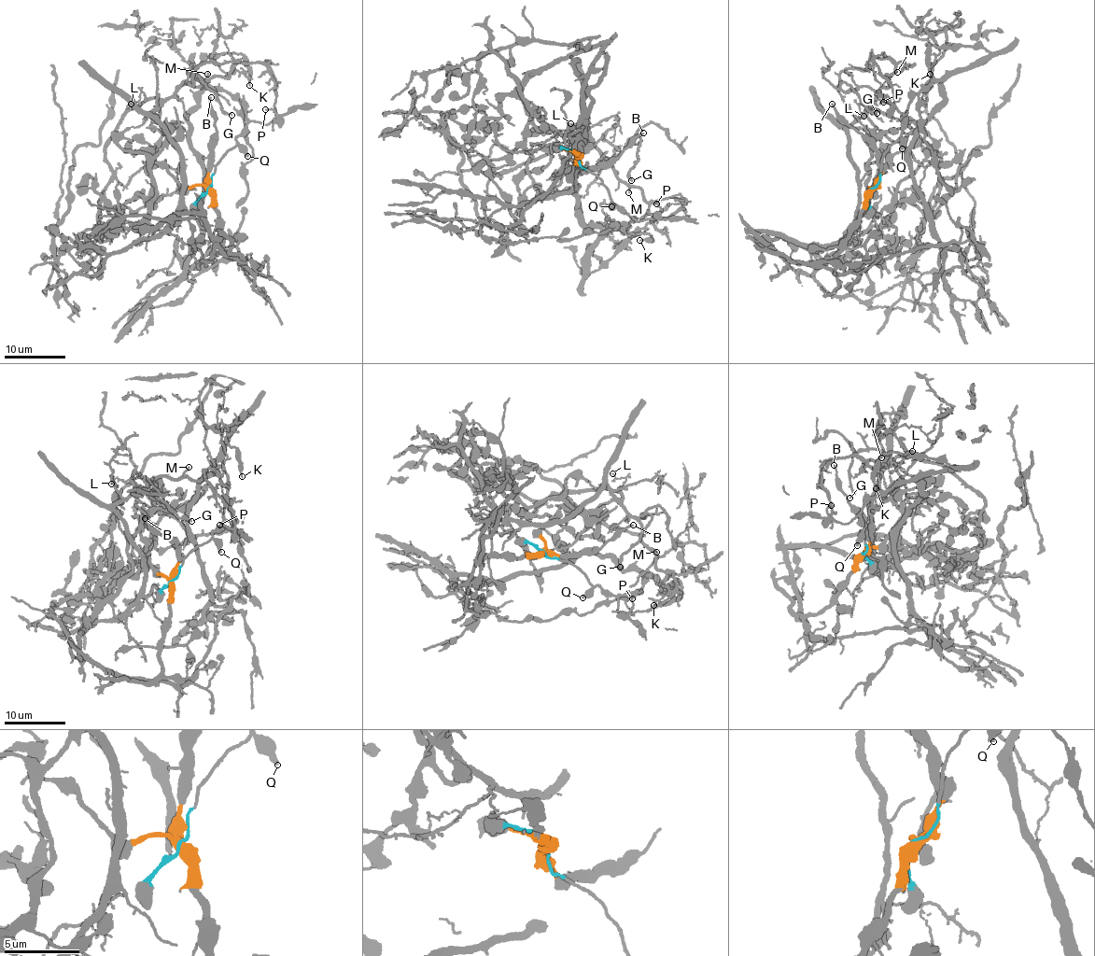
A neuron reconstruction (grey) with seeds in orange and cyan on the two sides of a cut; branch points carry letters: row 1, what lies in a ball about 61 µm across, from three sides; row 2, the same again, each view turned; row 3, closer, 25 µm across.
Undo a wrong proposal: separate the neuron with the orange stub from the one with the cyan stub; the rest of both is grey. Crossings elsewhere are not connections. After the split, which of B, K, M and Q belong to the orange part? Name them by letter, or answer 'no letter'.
B, M

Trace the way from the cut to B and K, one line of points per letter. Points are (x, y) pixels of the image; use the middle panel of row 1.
B: (578, 156), (582, 167), (596, 169), (618, 157), (643, 133)
K: (578, 156), (631, 216), (620, 229), (601, 231), (589, 270), (632, 235), (652, 240), (639, 241)

